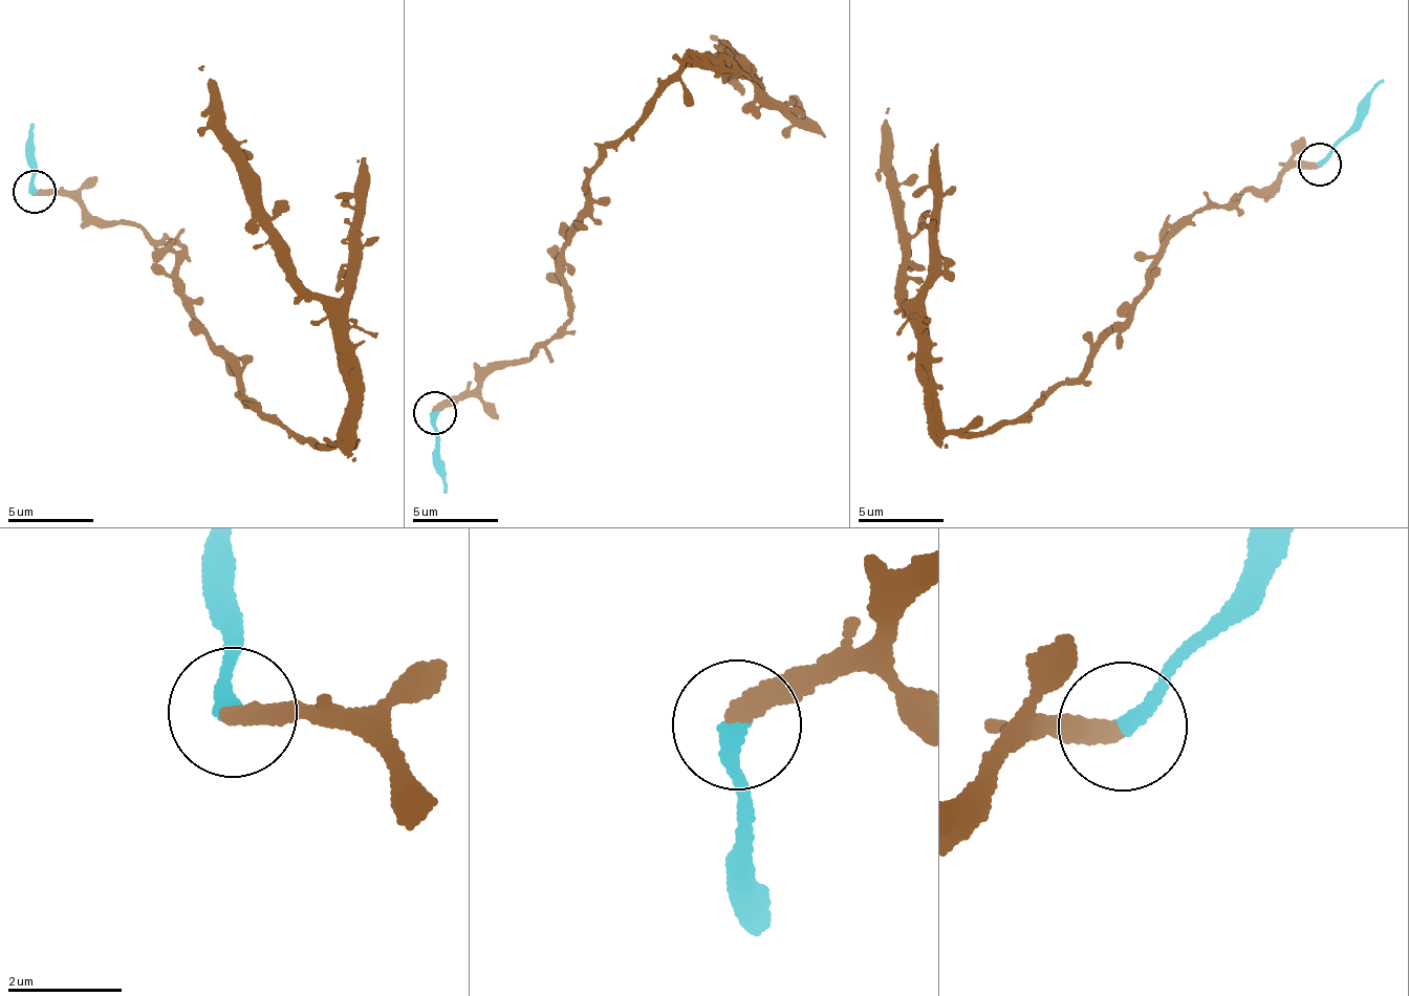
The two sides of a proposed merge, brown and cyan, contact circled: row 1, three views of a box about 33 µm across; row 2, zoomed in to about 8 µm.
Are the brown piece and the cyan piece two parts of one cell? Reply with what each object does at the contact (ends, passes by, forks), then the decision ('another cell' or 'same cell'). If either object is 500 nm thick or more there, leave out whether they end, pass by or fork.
brown ends | cyan ends | same cell

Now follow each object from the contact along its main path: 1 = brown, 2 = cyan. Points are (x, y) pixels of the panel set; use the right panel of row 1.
1: (1320, 165), (1291, 164), (1194, 215), (1091, 366), (1015, 417), (947, 431), (923, 394), (886, 113)
2: (1320, 165), (1350, 129), (1360, 100), (1383, 79)

